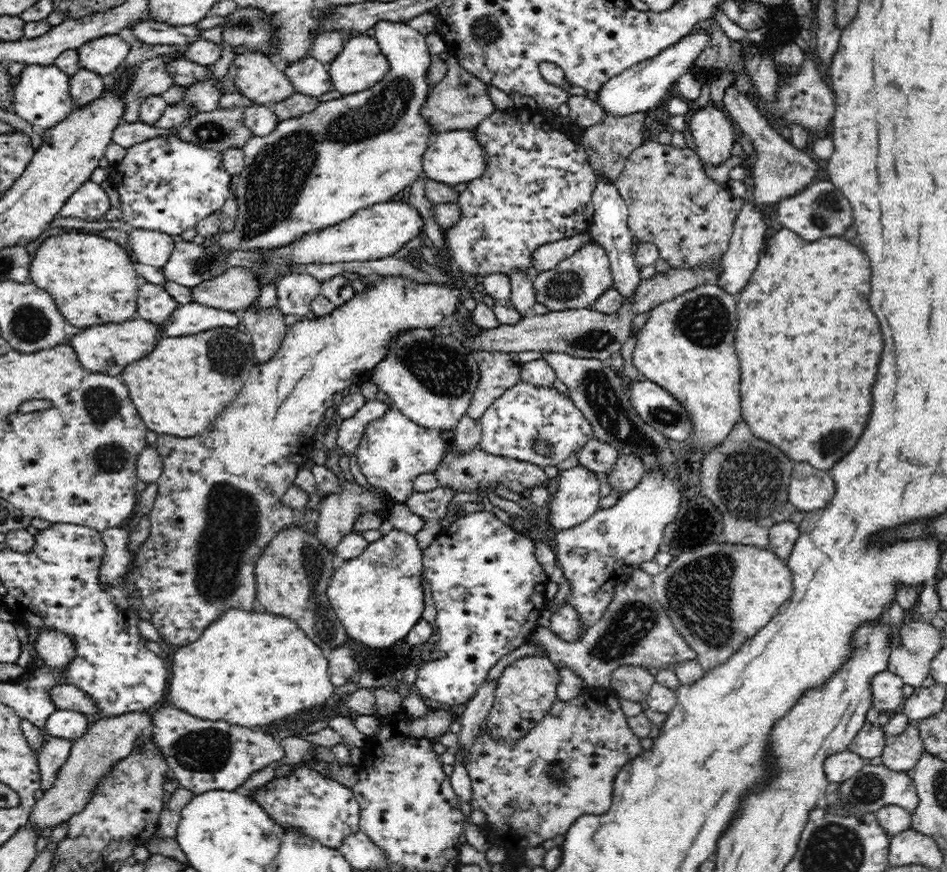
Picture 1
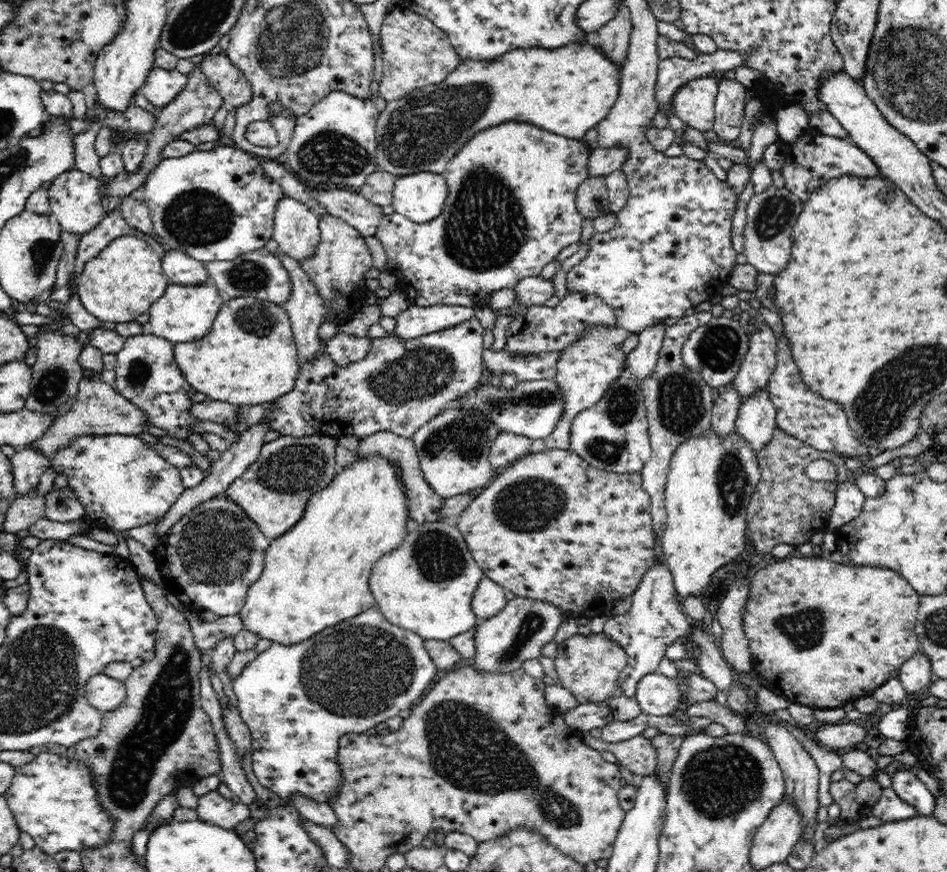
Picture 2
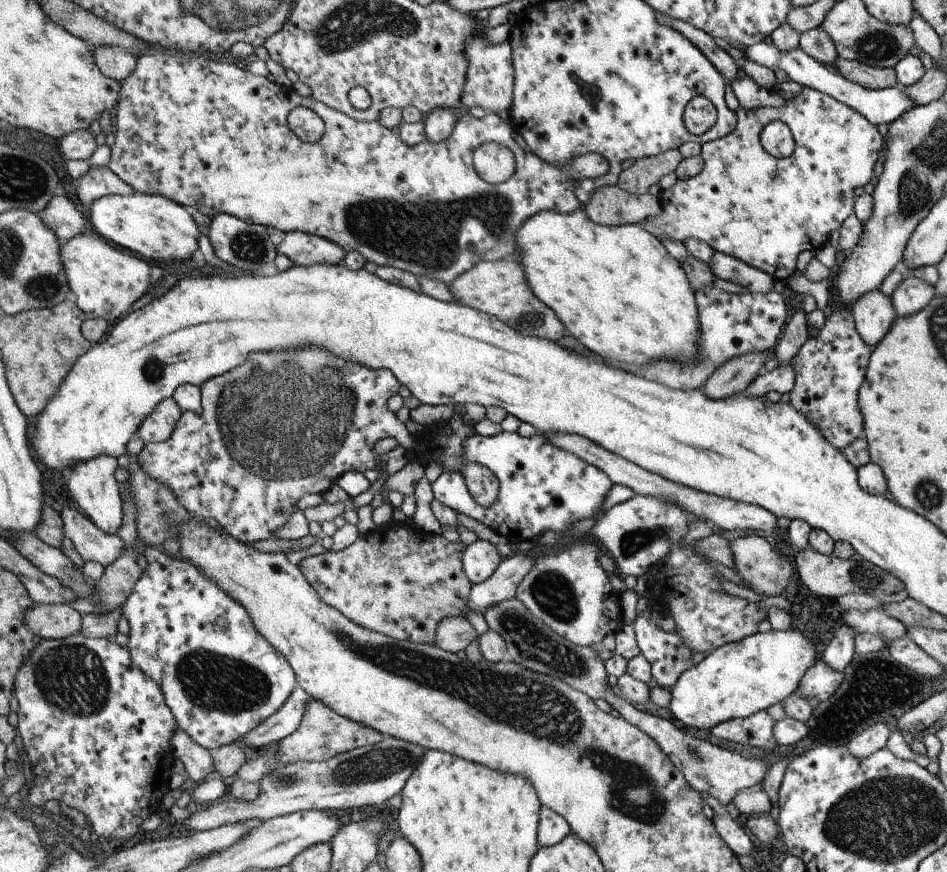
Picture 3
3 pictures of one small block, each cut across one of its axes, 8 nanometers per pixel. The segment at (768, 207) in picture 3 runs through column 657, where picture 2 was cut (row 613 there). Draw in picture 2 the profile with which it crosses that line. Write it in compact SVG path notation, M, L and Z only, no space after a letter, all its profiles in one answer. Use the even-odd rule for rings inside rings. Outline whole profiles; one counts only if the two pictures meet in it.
M221 493L198 504L173 524L168 534L160 538L160 546L152 553L162 573L162 586L168 593L174 594L185 608L196 612L198 609L206 609L221 617L239 614L243 609L250 585L260 578L264 570L264 555L271 541L254 521L248 519L244 510Z

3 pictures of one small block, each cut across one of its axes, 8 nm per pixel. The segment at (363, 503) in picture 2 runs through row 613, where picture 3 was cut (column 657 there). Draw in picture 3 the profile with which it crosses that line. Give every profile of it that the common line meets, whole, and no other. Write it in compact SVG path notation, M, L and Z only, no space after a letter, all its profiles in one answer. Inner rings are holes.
M582 208L570 214L542 210L518 228L516 246L518 253L514 257L522 265L532 294L554 310L569 334L590 352L605 360L636 366L656 362L656 356L678 358L678 362L684 363L698 358L700 326L695 289L680 263L640 223L606 226L592 222Z

